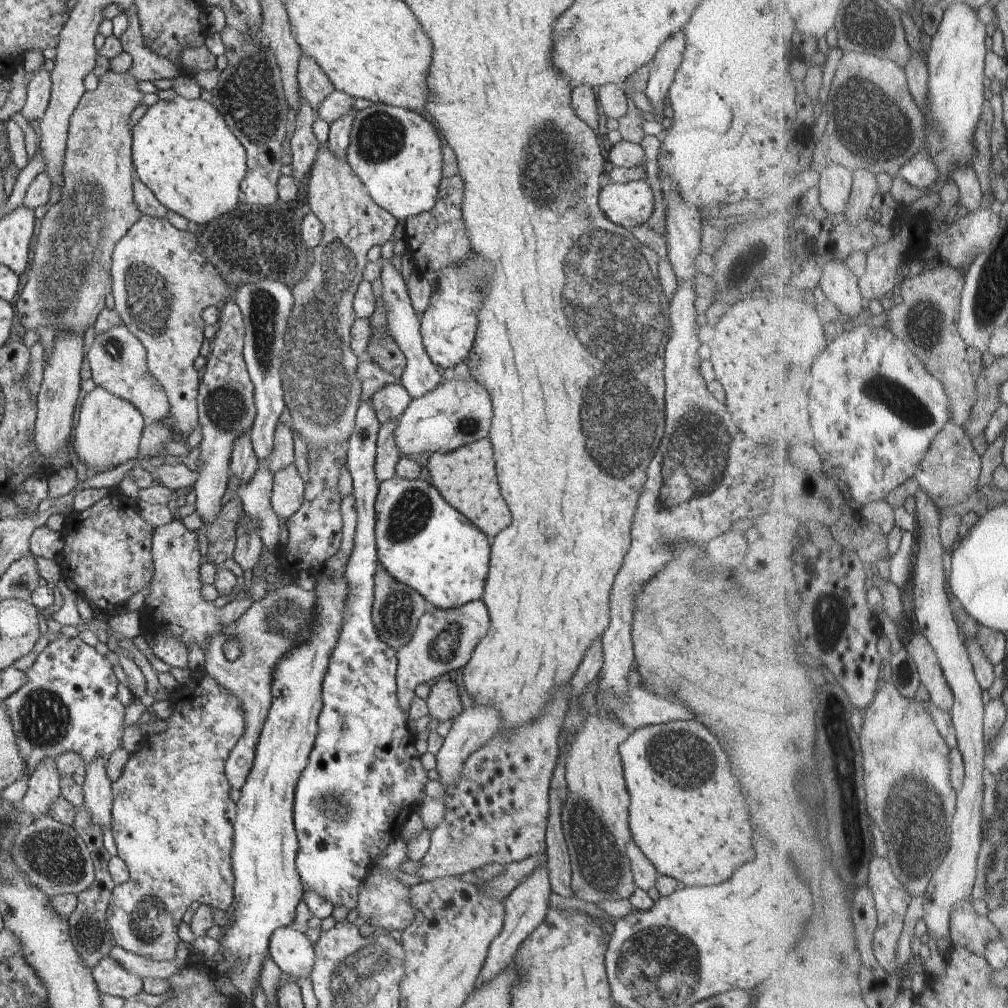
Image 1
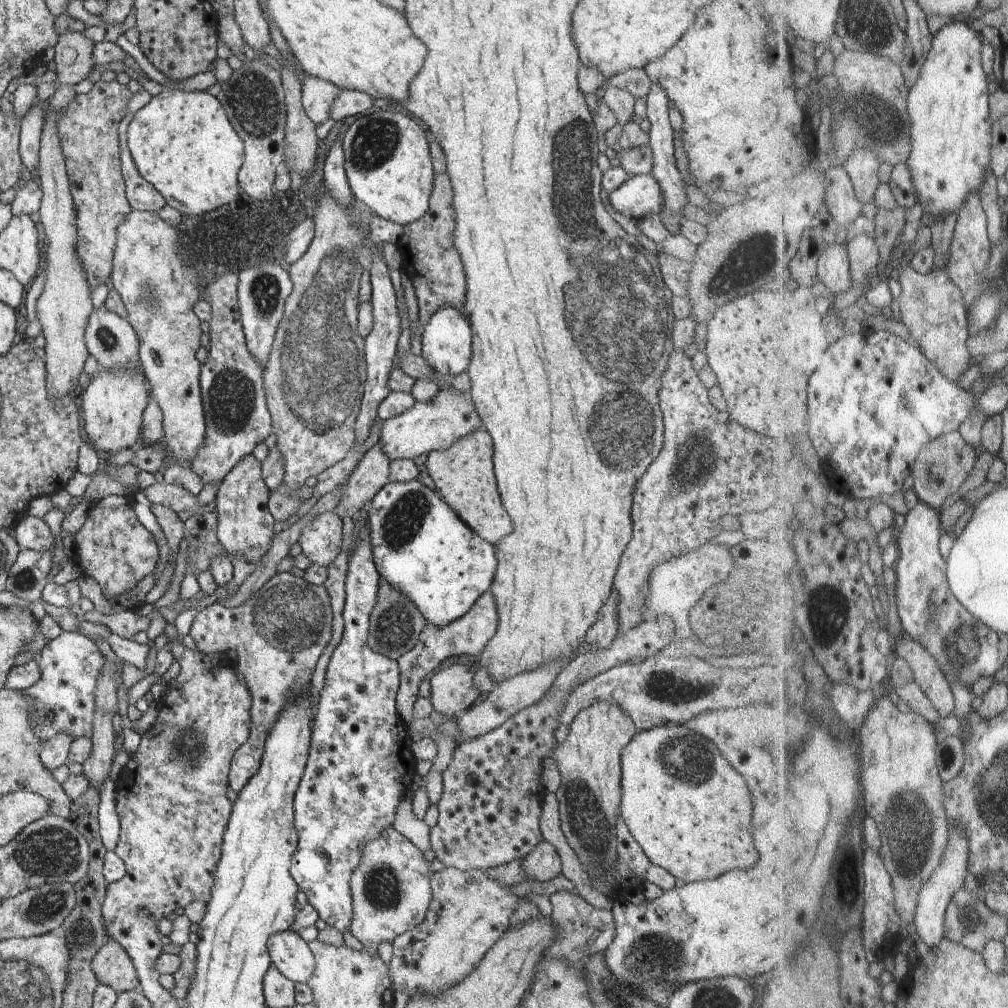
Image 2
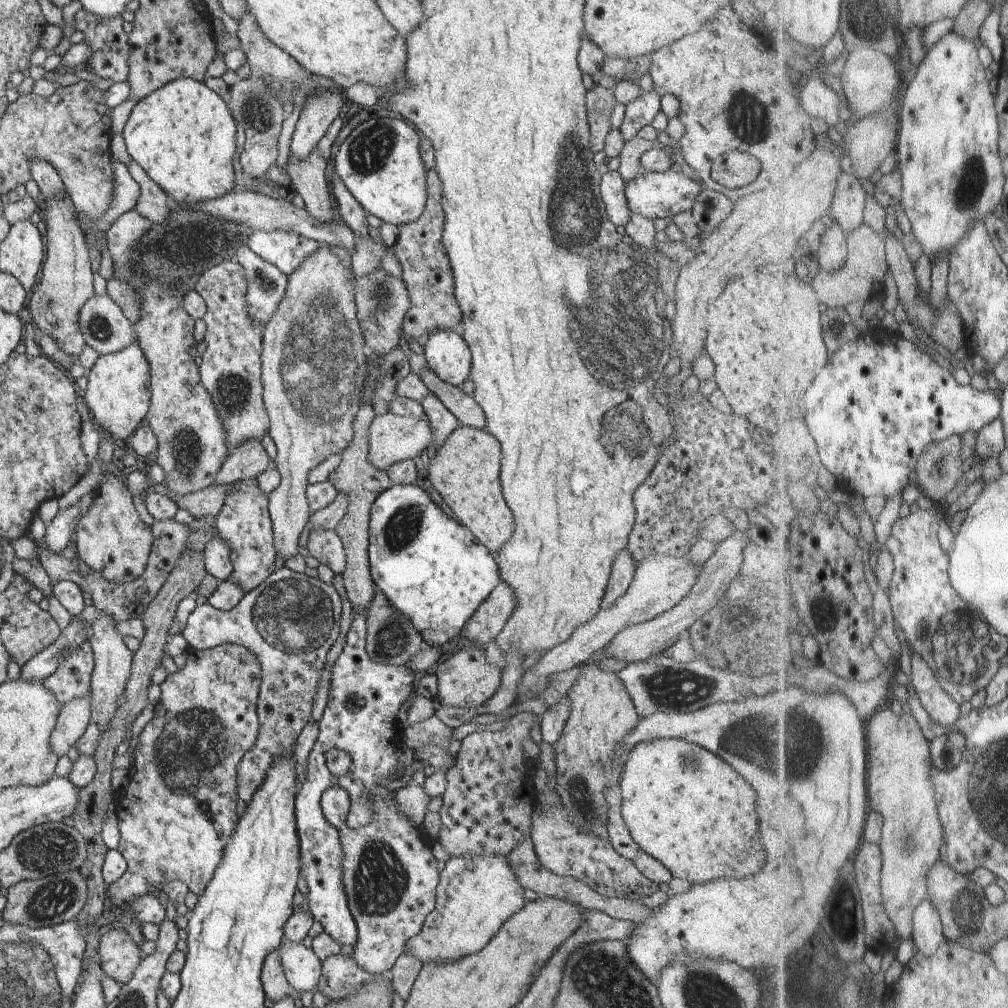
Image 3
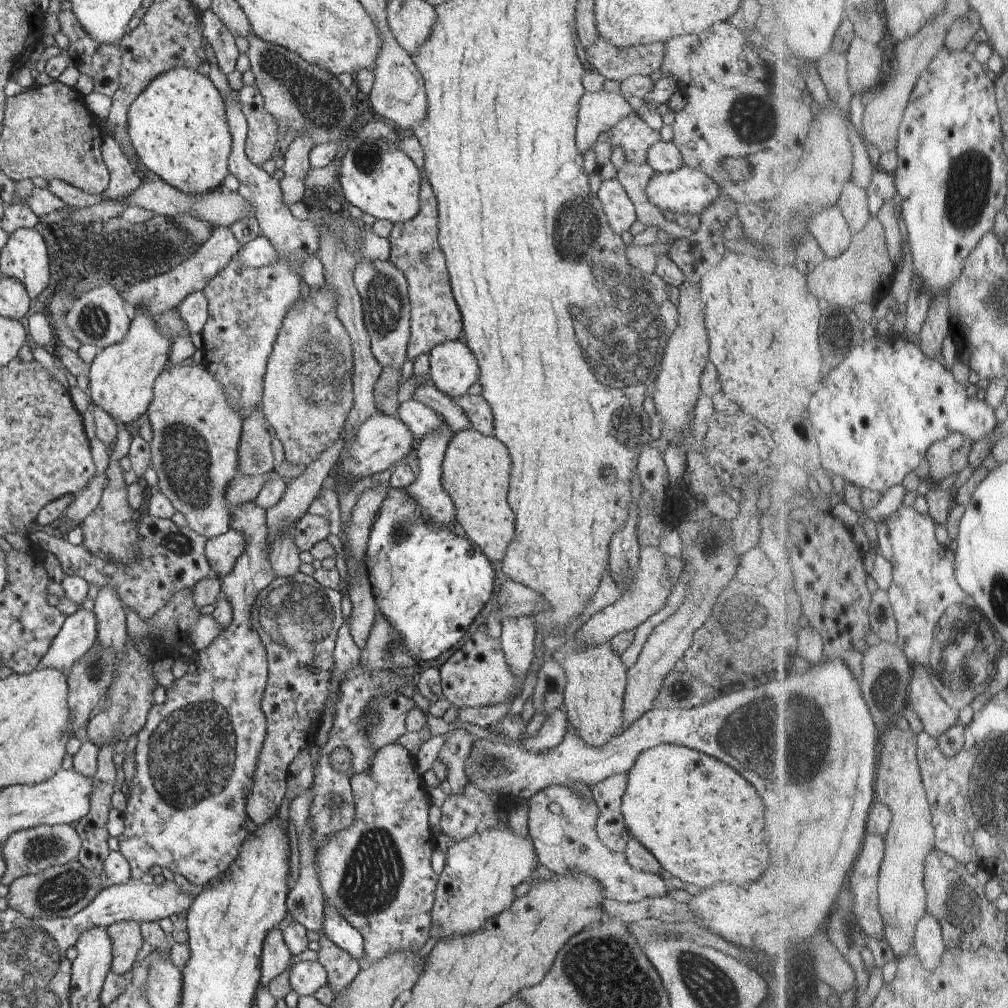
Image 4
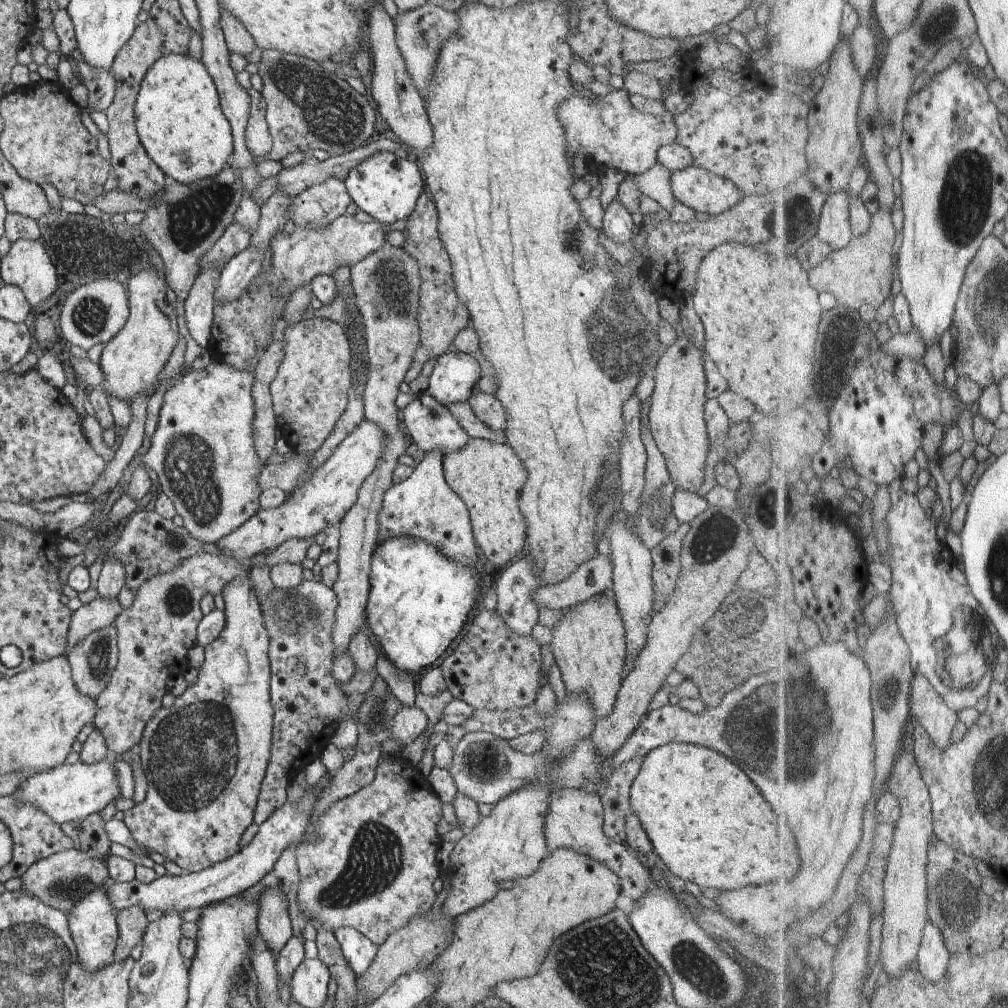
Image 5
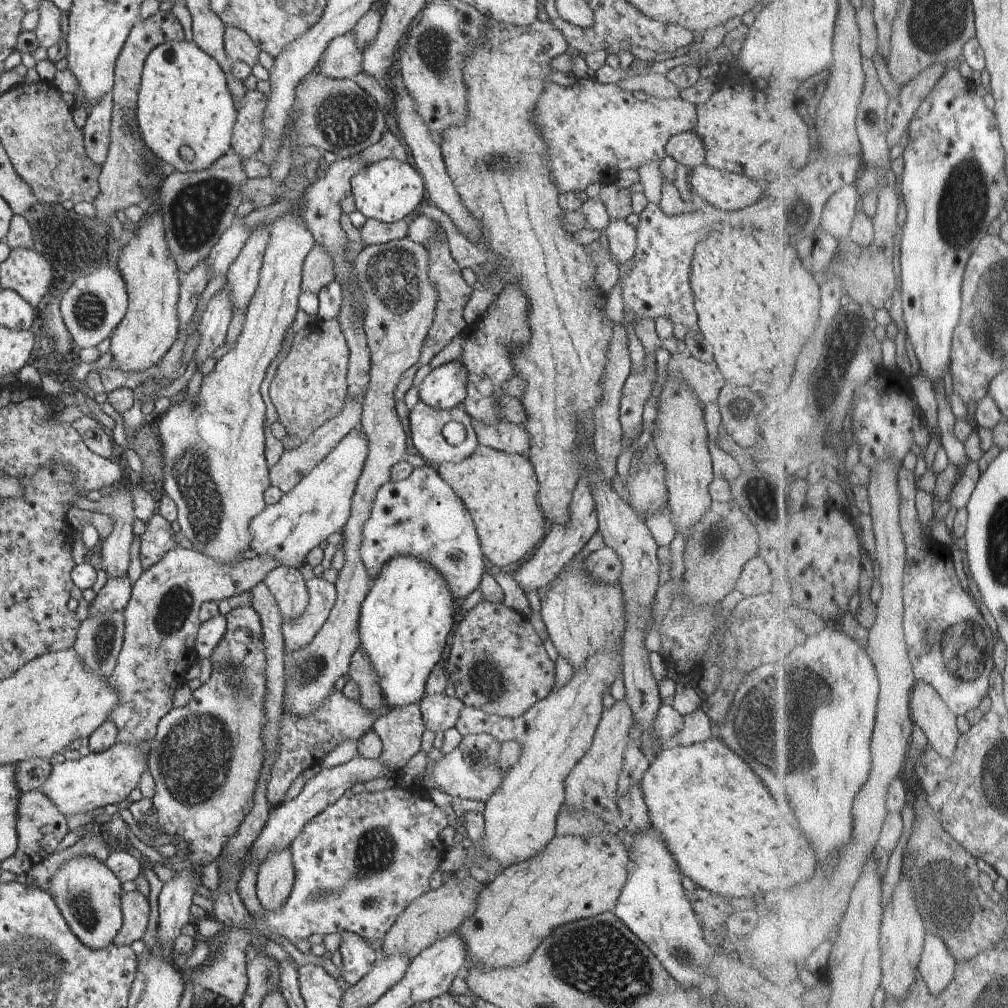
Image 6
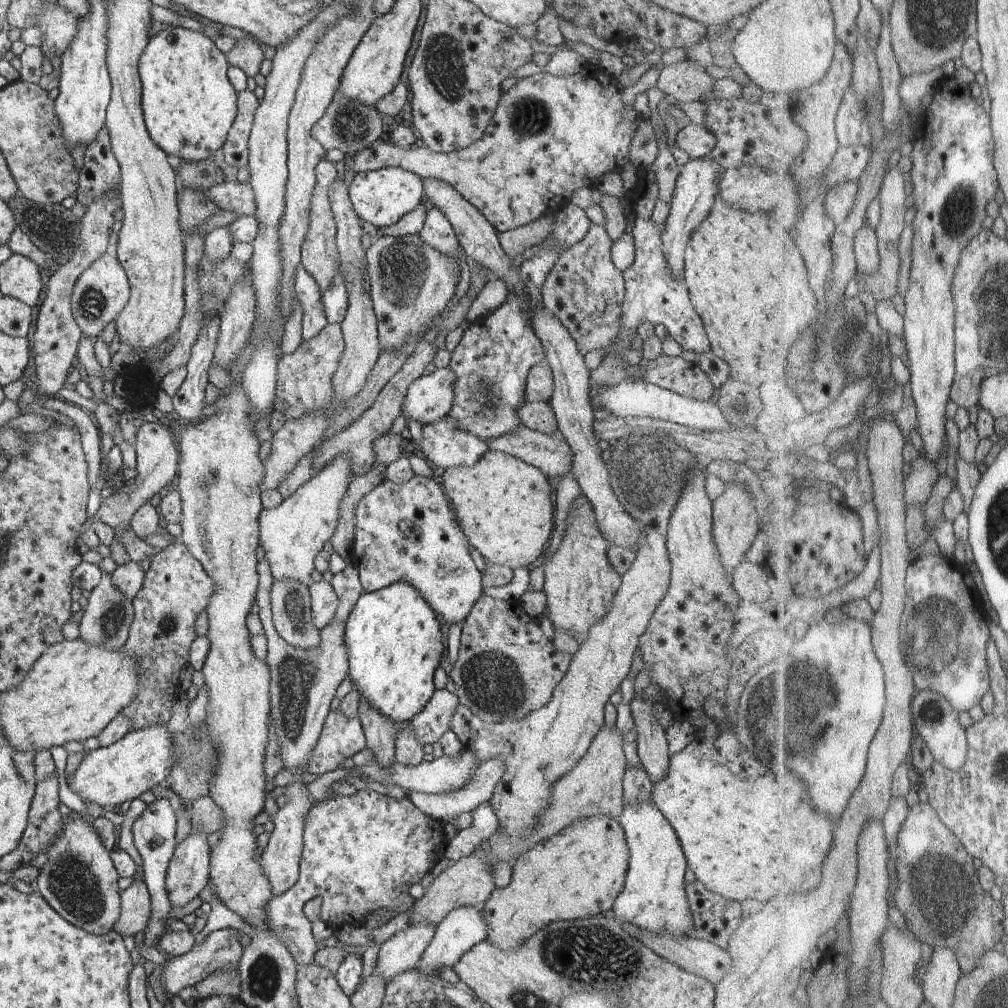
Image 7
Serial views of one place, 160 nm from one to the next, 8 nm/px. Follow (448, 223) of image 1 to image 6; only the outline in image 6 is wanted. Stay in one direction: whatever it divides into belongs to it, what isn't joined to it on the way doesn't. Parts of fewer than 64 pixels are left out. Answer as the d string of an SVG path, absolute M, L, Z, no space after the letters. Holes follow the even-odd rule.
M442 230L434 234L434 239L427 239L422 245L428 256L428 279L432 281L432 287L437 293L434 315L426 337L423 339L417 362L412 364L411 368L403 372L401 378L397 381L396 389L394 390L395 401L403 400L403 395L407 392L407 389L412 386L411 380L413 380L413 376L415 372L417 372L417 369L421 368L424 364L429 364L431 358L442 348L445 348L455 335L461 334L466 325L466 322L464 322L461 317L461 311L472 292L472 288L467 286L461 277L459 265L451 258L448 240Z

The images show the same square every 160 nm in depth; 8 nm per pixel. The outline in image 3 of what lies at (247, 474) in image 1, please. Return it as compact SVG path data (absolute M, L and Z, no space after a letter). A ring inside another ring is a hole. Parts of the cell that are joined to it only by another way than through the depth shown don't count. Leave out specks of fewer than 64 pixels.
M243 479L230 485L213 523L217 538L229 549L232 566L229 579L239 583L246 593L274 570L272 564L275 552L272 524L268 515L268 497L258 487L256 479Z

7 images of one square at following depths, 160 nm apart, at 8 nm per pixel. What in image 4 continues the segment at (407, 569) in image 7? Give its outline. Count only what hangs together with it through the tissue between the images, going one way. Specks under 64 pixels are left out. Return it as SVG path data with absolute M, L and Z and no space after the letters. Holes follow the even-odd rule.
M443 422L440 427L434 431L423 435L419 441L416 442L417 449L417 464L419 472L413 482L406 486L403 490L406 495L409 495L420 508L423 520L427 521L432 527L451 527L454 521L454 506L447 496L446 492L442 489L441 470L442 458L453 432Z

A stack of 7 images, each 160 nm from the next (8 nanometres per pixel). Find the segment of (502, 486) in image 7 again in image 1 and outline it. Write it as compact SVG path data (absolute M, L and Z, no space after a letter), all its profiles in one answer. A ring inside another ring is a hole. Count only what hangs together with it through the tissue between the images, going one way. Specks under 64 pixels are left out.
M488 438L466 444L445 454L434 452L429 456L426 467L430 484L437 489L441 498L465 516L489 541L509 524L509 512L498 489Z

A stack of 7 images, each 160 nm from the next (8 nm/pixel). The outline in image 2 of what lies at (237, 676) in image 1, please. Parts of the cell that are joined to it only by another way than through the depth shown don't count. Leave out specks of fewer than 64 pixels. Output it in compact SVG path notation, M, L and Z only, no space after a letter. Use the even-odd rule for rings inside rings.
M284 572L273 574L256 593L253 593L236 609L231 609L226 603L213 603L195 615L188 635L195 641L197 650L206 655L221 655L225 654L227 650L236 652L237 660L234 662L236 672L242 676L244 685L250 694L248 737L233 752L228 770L228 787L233 792L238 793L249 777L257 772L267 731L277 718L281 707L285 703L288 704L289 699L299 693L304 693L309 688L315 662L330 637L331 619L332 612L325 587L308 584L301 577Z

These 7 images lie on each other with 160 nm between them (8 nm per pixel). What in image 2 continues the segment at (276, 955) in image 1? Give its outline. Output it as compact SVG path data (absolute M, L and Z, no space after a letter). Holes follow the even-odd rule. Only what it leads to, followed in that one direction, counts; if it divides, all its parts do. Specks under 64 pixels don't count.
M287 929L272 934L266 944L271 966L275 967L287 980L306 983L313 974L314 958L308 943L297 932Z

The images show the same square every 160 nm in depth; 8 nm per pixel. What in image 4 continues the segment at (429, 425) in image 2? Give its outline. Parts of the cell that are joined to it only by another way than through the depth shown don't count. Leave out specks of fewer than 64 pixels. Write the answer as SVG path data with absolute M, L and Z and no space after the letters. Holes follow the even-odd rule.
M376 410L356 429L356 436L348 448L346 458L337 462L335 472L331 475L333 483L330 489L338 494L338 488L343 483L352 483L386 471L391 465L403 461L403 457L415 446L416 439L413 433L401 420Z

